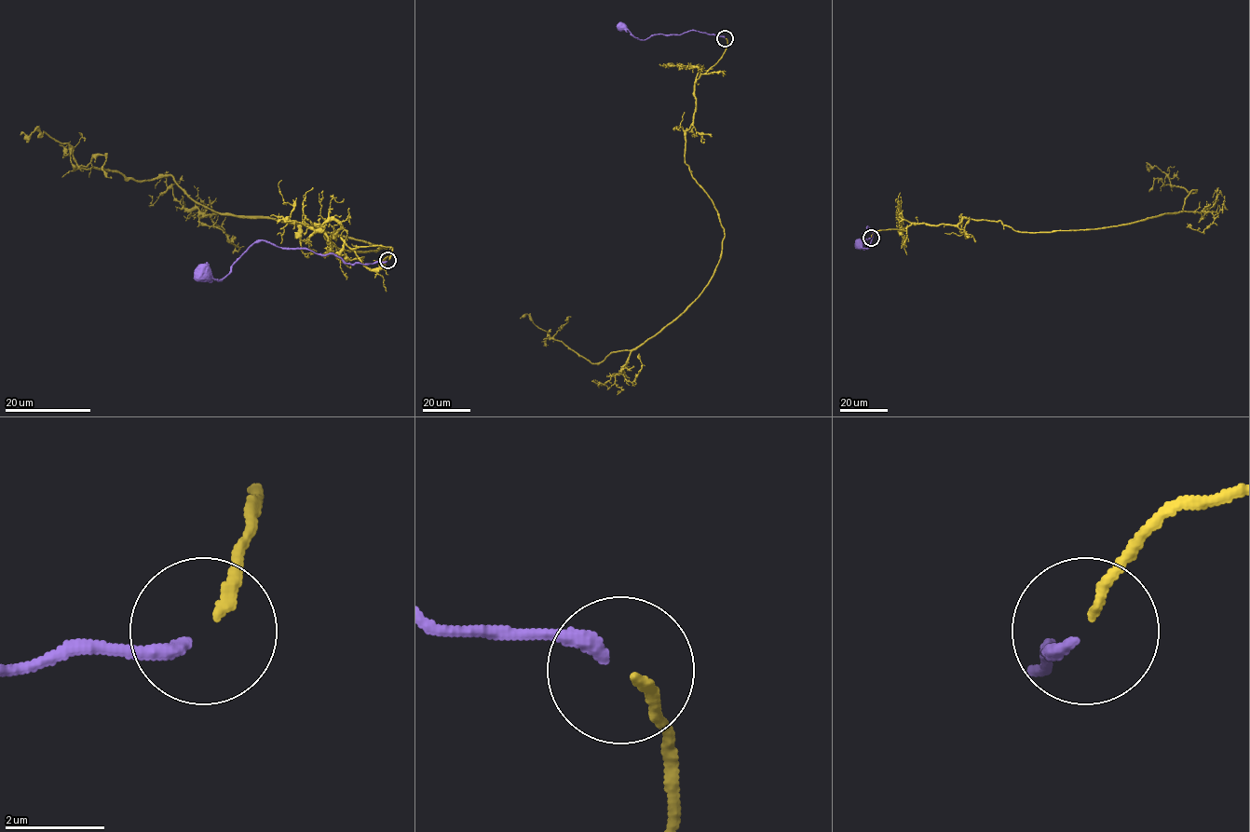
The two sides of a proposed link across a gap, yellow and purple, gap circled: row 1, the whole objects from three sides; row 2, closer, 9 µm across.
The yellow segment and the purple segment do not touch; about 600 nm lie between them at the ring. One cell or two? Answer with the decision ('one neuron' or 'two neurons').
two neurons

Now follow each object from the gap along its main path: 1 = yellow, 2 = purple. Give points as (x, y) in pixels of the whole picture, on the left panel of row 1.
1: (389, 259), (20, 134)
2: (387, 261), (344, 263), (332, 253), (256, 240), (222, 279), (205, 272)

